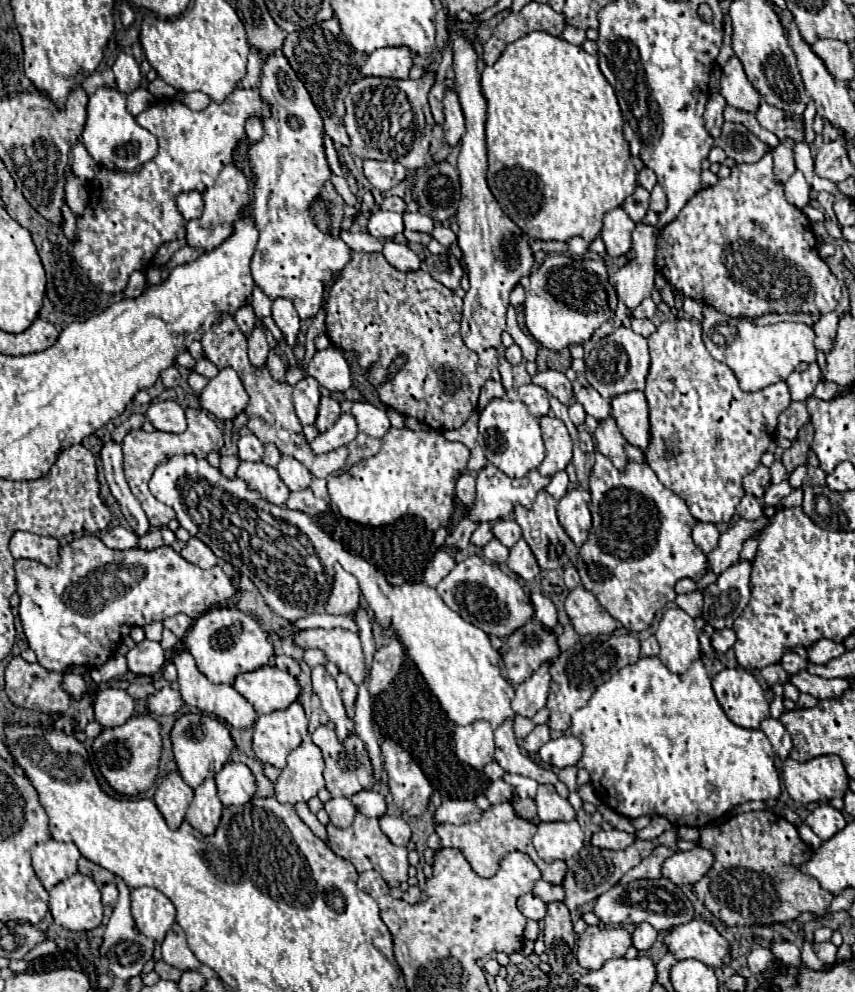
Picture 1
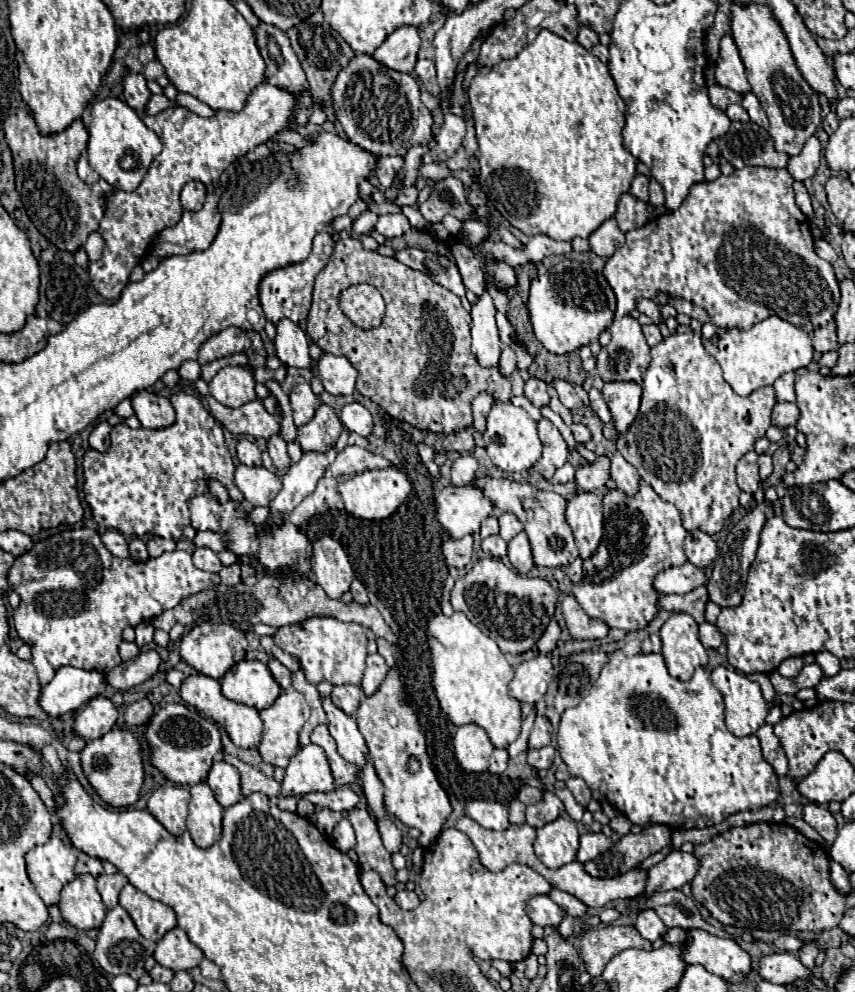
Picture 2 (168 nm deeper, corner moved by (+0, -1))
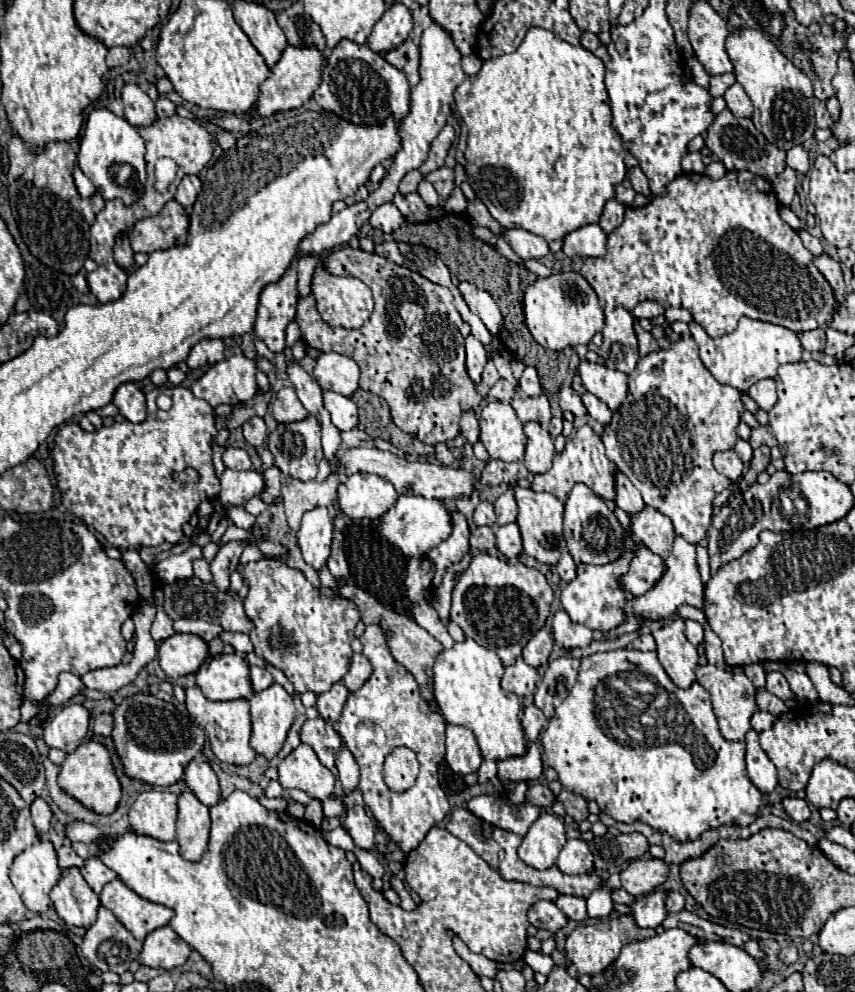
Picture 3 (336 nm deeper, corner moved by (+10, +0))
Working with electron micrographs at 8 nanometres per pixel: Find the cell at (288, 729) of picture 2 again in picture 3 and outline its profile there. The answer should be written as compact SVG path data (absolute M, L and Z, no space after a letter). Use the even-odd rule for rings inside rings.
M272 684L250 698L252 740L250 746L266 758L274 758L282 748L292 726L296 708L292 696L280 686Z

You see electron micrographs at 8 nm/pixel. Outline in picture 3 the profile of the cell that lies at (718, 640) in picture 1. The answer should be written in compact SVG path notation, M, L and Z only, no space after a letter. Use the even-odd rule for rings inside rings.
M686 620L686 638L694 646L702 644L704 642L704 630L702 630L702 626L698 622L694 622L694 620Z

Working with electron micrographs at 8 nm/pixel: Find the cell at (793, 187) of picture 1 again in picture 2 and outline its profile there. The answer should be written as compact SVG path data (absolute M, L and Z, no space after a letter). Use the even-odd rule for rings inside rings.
M812 135L812 137L806 139L802 153L800 153L798 157L792 157L792 159L788 161L788 167L786 167L786 169L790 171L790 175L792 175L796 181L802 183L802 181L810 179L810 177L816 173L816 169L818 169L818 165L820 165L820 153L822 153L820 141Z

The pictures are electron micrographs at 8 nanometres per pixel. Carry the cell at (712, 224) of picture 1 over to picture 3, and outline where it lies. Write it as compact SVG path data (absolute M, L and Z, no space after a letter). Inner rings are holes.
M734 170L734 172L728 172L720 180L712 180L704 174L680 174L680 176L676 176L666 186L666 192L662 196L654 196L648 206L642 206L642 208L628 206L626 208L624 222L614 232L608 234L606 248L608 248L608 252L604 258L602 256L600 258L586 258L582 268L580 268L580 274L588 280L588 284L598 294L604 311L612 311L616 306L624 306L626 310L634 310L636 304L646 302L646 300L654 300L664 308L686 308L692 314L694 322L698 322L712 338L720 338L724 334L734 332L734 328L742 316L762 320L762 322L772 322L772 324L784 326L784 328L794 330L794 332L802 332L802 330L810 330L810 328L828 324L832 320L834 310L836 310L832 286L820 274L820 270L812 264L812 254L802 246L802 240L798 238L798 234L786 222L782 222L782 218L778 214L778 198L772 190L772 184L768 180L762 180L760 176L754 176L752 172Z

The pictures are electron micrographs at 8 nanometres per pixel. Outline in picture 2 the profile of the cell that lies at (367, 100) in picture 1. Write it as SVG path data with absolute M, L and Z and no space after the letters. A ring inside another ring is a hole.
M356 55L348 69L340 71L332 97L336 119L348 139L376 157L404 157L412 145L426 145L432 137L432 115L420 101L416 79L380 65L370 55Z

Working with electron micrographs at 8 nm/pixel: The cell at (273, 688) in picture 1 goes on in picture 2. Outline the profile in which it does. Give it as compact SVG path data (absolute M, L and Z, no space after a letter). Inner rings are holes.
M240 661L222 679L222 693L238 703L258 707L258 711L270 707L282 693L282 687L272 677L270 669L262 661Z

